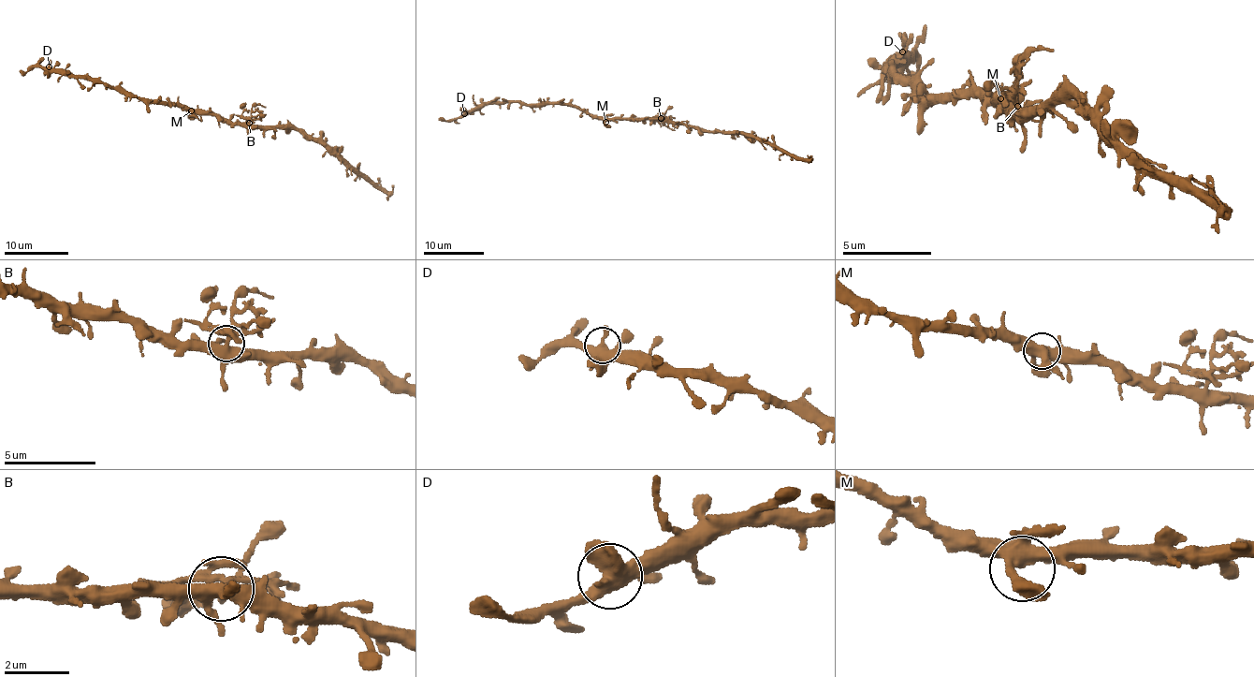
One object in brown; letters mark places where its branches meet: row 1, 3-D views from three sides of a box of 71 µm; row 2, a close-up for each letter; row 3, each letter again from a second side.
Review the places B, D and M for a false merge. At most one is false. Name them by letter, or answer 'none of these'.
B

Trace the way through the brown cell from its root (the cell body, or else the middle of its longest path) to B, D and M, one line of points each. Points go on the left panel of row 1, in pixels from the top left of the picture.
B: (215, 117), (231, 122), (249, 123)
D: (215, 117), (196, 114), (156, 100), (124, 96), (107, 85), (63, 75), (49, 66)
M: (215, 117), (196, 114), (191, 110)

